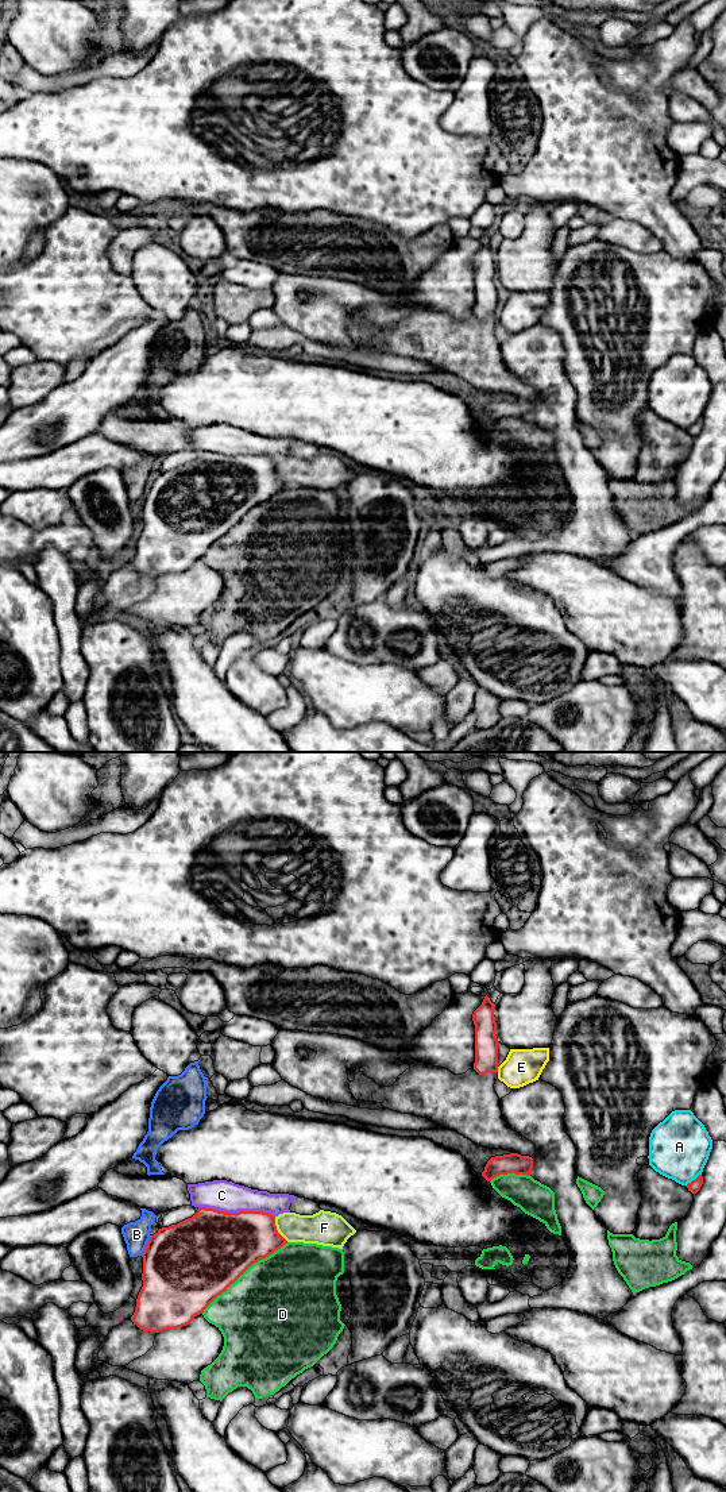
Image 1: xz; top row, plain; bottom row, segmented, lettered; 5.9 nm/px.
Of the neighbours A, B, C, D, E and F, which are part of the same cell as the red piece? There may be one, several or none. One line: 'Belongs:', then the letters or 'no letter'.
Belongs: no letter

